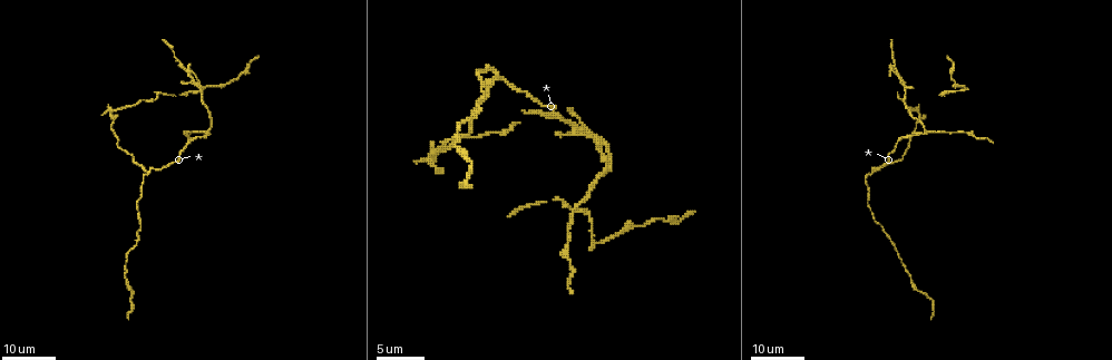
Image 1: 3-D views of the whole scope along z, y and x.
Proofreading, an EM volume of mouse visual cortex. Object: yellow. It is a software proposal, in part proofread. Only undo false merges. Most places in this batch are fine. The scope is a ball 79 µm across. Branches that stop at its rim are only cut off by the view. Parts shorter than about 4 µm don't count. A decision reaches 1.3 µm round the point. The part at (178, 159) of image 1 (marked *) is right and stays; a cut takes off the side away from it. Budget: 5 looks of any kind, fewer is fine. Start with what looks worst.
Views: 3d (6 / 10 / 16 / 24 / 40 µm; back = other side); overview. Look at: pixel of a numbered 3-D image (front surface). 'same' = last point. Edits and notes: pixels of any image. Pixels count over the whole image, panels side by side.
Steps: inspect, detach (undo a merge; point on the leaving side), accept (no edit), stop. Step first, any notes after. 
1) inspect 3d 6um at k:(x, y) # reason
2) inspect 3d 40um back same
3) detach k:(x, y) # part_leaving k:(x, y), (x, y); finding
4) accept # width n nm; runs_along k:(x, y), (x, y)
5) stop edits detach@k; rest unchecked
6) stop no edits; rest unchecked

inspect 3d 24um at 1:(874, 174) # three arms meet

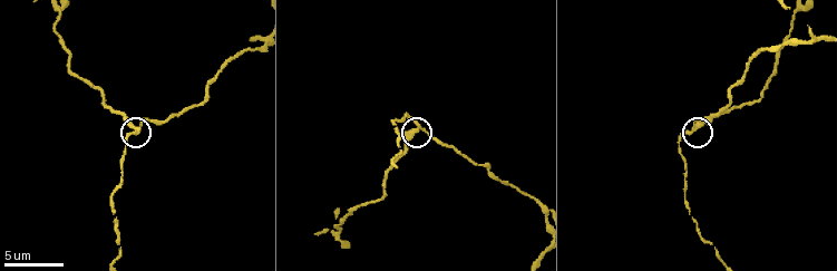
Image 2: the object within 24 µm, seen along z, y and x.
inspect 3d 6um at 2:(414, 131)

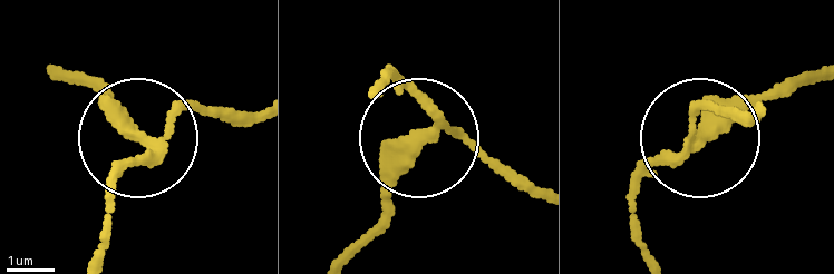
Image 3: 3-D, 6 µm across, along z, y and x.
detach 3:(107, 101) # side_arm 33 um; arms 3; a second neuron is stuck on

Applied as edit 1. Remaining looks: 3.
inspect 3d 16um at 2:(809, 35) # a fork

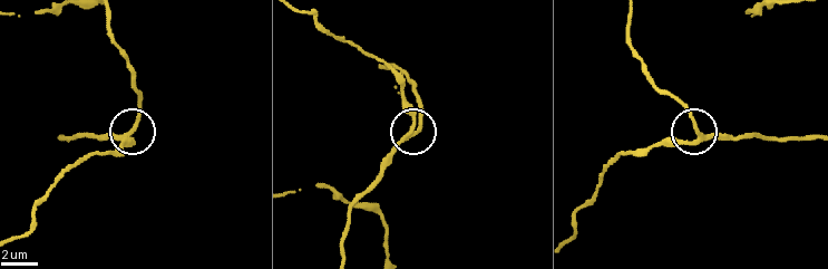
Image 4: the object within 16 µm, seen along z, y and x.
accept # arms 3; runs_along 4:(573, 227), (621, 153), (672, 147), (695, 131), (724, 134); all the same neuron

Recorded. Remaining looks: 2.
inspect 3d 10um at 2:(115, 213) # thin neck

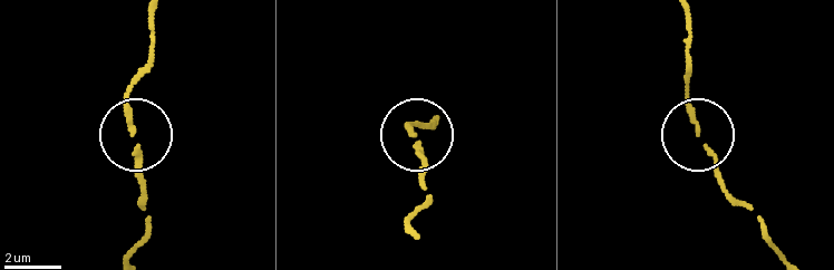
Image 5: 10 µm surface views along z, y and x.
inspect 3d 6um at 5:(131, 129)

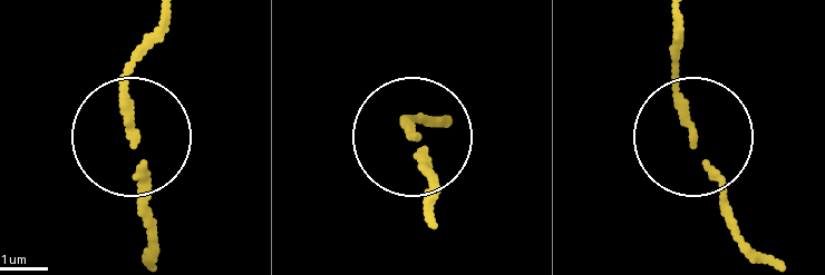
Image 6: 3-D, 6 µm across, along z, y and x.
accept # runs_along 6:(683, 26), (672, 97), (744, 253); one neuron here

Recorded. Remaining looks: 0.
stop edits detach@3; rest unchecked

